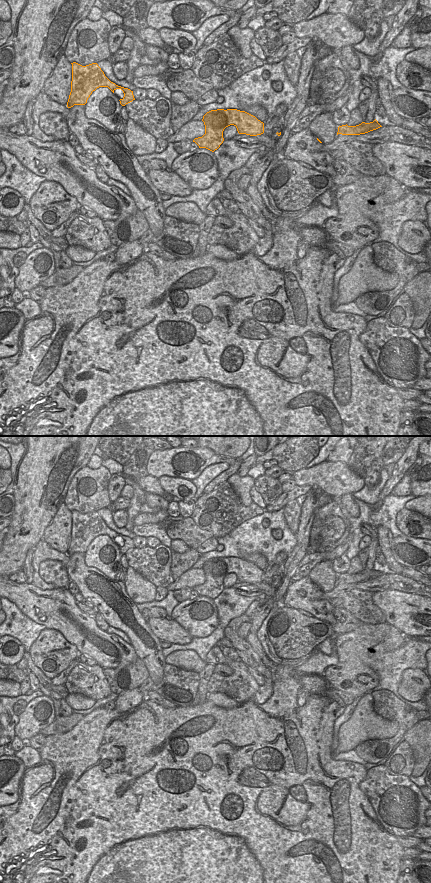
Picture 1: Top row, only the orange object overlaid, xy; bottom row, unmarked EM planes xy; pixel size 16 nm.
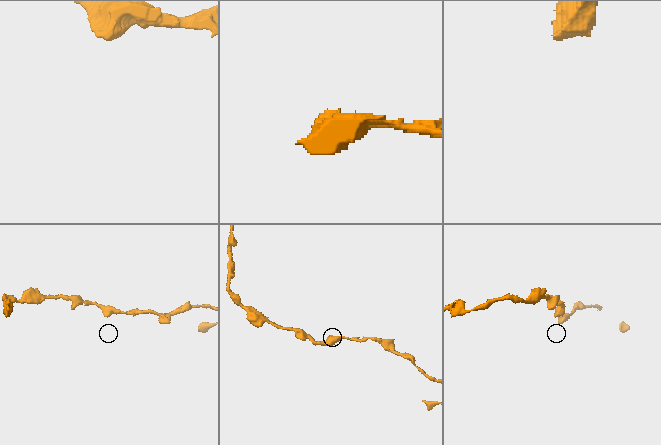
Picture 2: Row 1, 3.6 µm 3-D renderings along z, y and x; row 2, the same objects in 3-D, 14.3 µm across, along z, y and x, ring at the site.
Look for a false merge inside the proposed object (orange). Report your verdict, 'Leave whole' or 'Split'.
Leave whole

